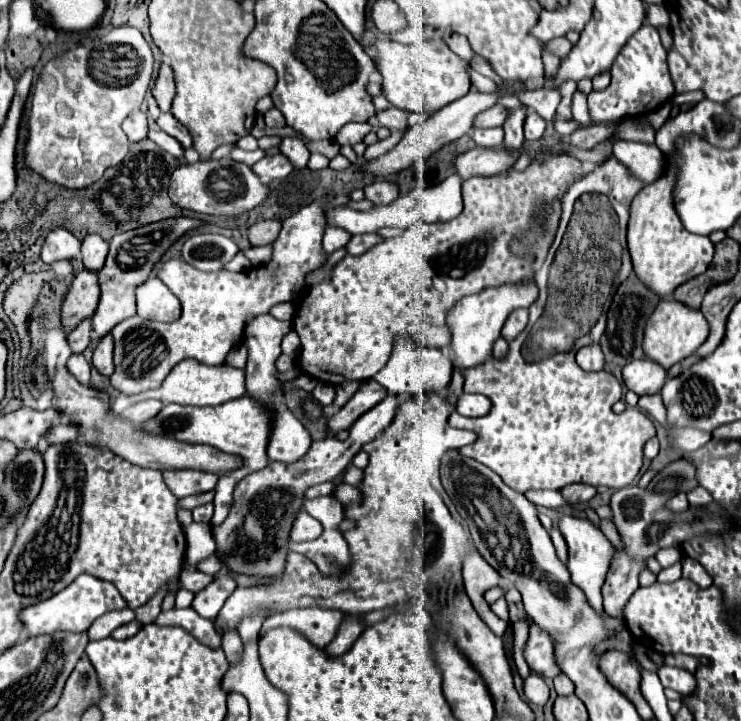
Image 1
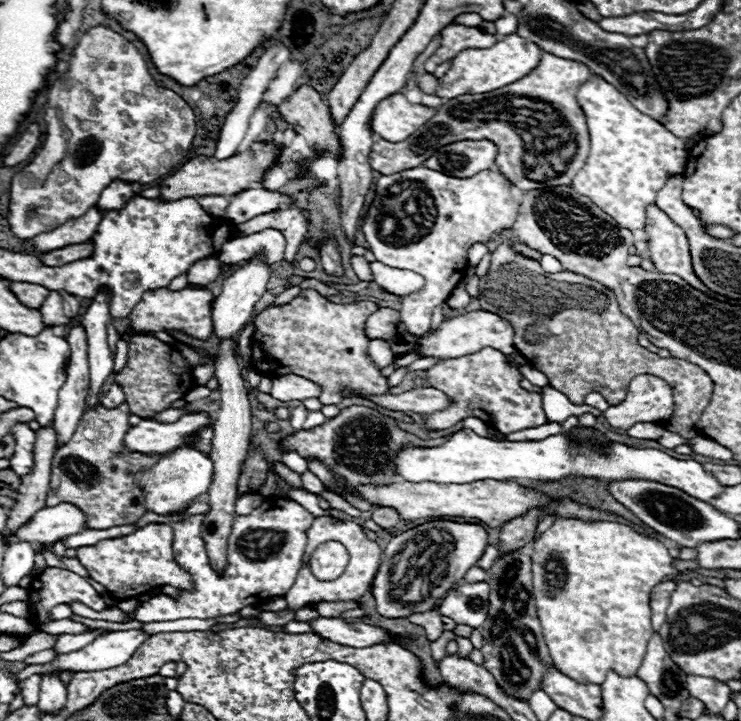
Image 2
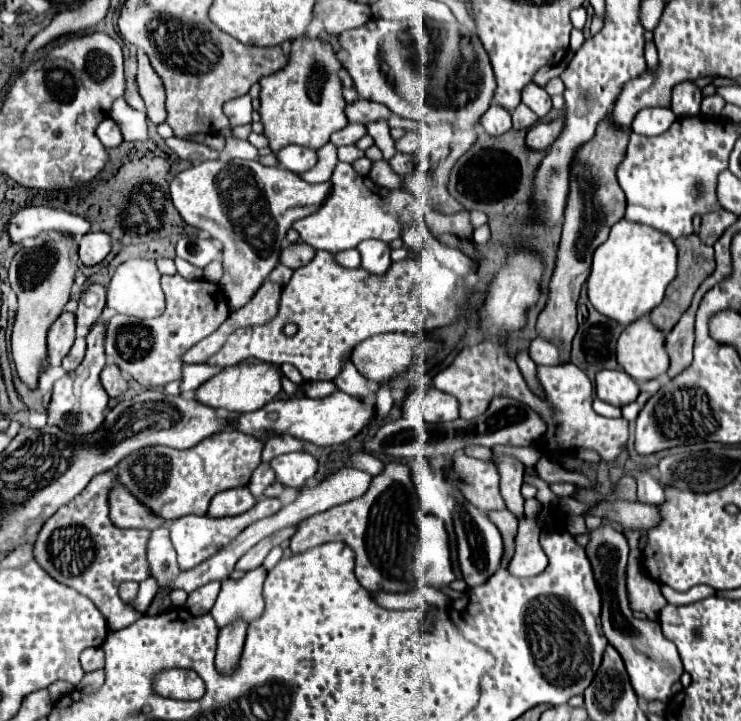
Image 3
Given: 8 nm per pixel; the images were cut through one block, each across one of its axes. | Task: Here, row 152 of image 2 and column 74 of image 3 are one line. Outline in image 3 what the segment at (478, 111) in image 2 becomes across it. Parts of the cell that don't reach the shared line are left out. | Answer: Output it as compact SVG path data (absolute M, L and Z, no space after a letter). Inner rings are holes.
M100 320L98 324L92 326L88 334L88 348L82 364L66 372L60 380L54 382L54 392L52 400L48 406L48 424L58 426L70 434L90 434L94 428L98 428L108 412L108 396L106 390L100 384L100 372L106 366L106 354L104 354L104 330L106 330L106 320ZM114 470L94 476L90 484L68 504L64 504L40 530L36 538L34 556L38 564L60 584L66 584L88 596L104 614L112 630L126 628L138 620L134 612L118 596L118 584L134 580L142 582L150 576L146 566L148 530L122 530L108 518L108 492L118 482Z

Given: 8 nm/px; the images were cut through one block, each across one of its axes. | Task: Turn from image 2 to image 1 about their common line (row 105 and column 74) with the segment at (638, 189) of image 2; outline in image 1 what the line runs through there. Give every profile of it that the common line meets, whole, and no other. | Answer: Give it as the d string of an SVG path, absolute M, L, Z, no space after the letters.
M82 574L78 576L70 586L66 586L62 592L54 594L52 598L40 602L40 604L34 604L34 606L28 606L22 610L20 614L20 620L26 624L30 636L40 636L40 634L50 634L54 630L70 630L70 632L82 632L82 630L88 630L90 624L110 612L110 610L122 610L126 608L126 600L120 596L120 592L116 590L114 584L106 582L106 580L98 580L90 574Z

